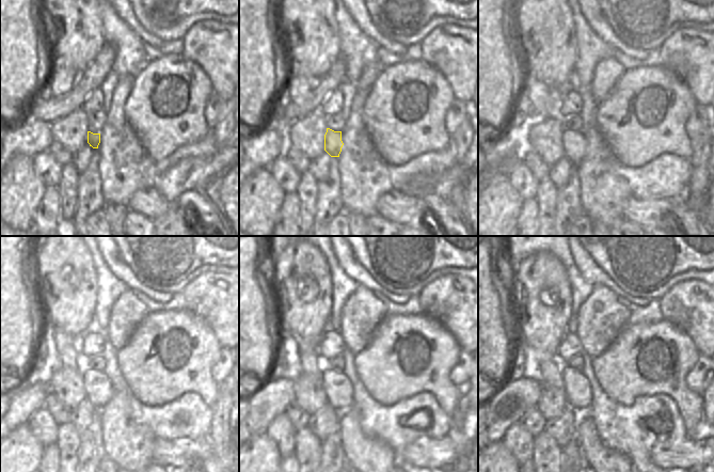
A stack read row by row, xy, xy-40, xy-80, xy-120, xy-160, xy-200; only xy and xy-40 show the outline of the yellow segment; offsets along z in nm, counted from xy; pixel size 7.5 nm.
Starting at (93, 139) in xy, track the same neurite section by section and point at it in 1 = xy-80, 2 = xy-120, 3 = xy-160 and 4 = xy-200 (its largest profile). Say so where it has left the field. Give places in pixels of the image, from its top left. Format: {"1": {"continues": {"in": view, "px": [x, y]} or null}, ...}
{"1": {"continues": {"in": "xy-80", "px": [574, 144]}}, "2": {"continues": {"in": "xy-120", "px": [98, 389]}}, "3": {"continues": {"in": "xy-160", "px": [338, 389]}}, "4": {"continues": {"in": "xy-200", "px": [576, 387]}}}

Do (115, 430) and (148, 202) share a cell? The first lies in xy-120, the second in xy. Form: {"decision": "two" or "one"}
{"decision": "two"}

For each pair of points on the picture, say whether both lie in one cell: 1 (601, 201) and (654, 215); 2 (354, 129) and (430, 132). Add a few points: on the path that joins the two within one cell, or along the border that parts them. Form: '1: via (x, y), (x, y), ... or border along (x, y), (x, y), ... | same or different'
1: border along (631, 194), (623, 205), (622, 218) | different
2: border along (362, 105), (364, 127), (378, 152) | different

